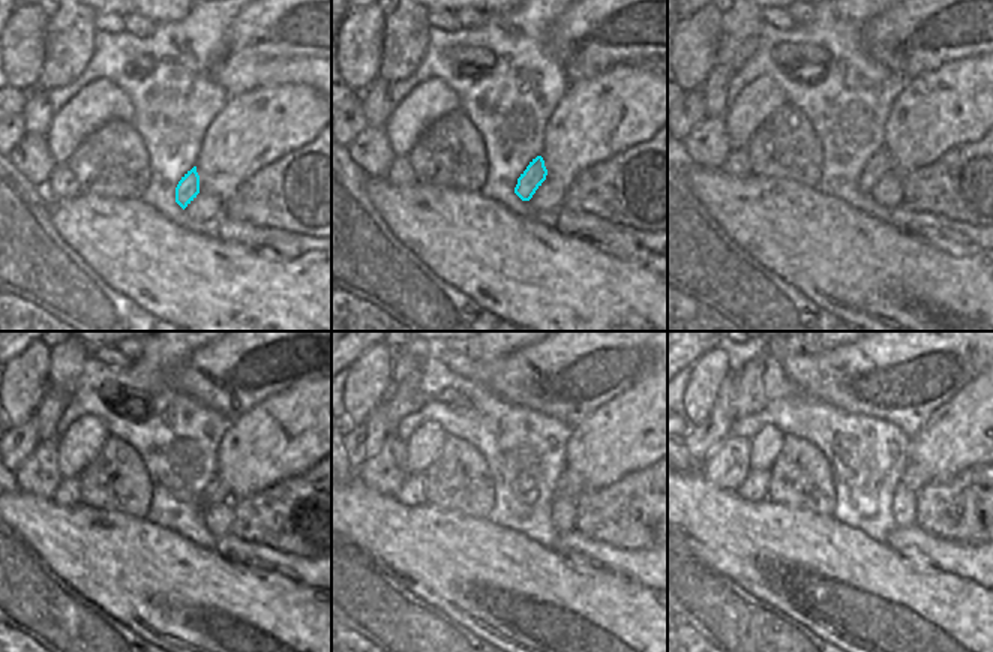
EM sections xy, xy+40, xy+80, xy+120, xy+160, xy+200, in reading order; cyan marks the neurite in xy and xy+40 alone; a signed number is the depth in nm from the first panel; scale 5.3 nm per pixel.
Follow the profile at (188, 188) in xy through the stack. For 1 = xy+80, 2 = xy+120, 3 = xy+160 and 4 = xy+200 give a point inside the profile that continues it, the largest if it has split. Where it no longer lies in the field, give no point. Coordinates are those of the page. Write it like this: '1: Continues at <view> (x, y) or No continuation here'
1: Continues at xy+80 (882, 161)
2: Continues at xy+120 (216, 490)
3: Continues at xy+160 (572, 484)
4: Continues at xy+200 (915, 475).

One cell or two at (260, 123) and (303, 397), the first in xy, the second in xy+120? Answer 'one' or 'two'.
one

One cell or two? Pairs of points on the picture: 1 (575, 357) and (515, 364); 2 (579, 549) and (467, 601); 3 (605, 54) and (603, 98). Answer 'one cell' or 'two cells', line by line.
1: one cell
2: two cells
3: two cells

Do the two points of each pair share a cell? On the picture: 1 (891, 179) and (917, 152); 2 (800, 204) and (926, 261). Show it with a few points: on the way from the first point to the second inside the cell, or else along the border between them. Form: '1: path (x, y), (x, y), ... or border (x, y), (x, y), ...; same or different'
1: border (893, 170), (900, 177); different
2: path (831, 236), (857, 261), (894, 261); same

